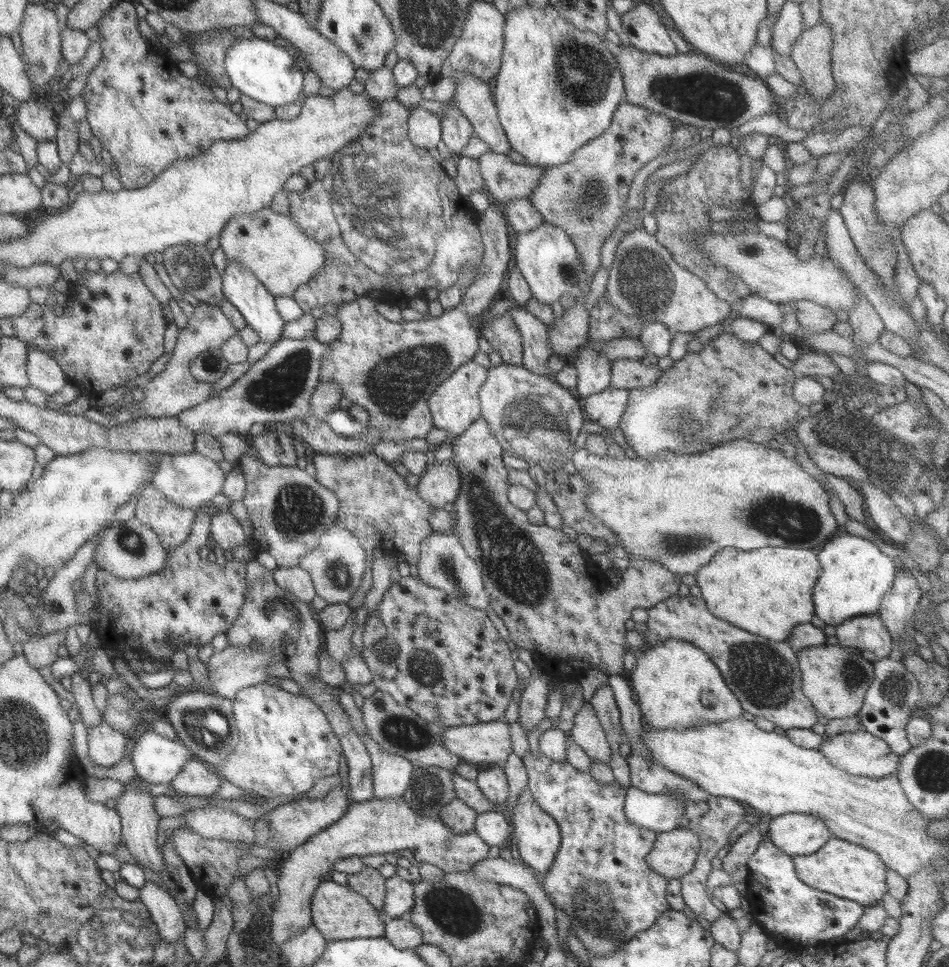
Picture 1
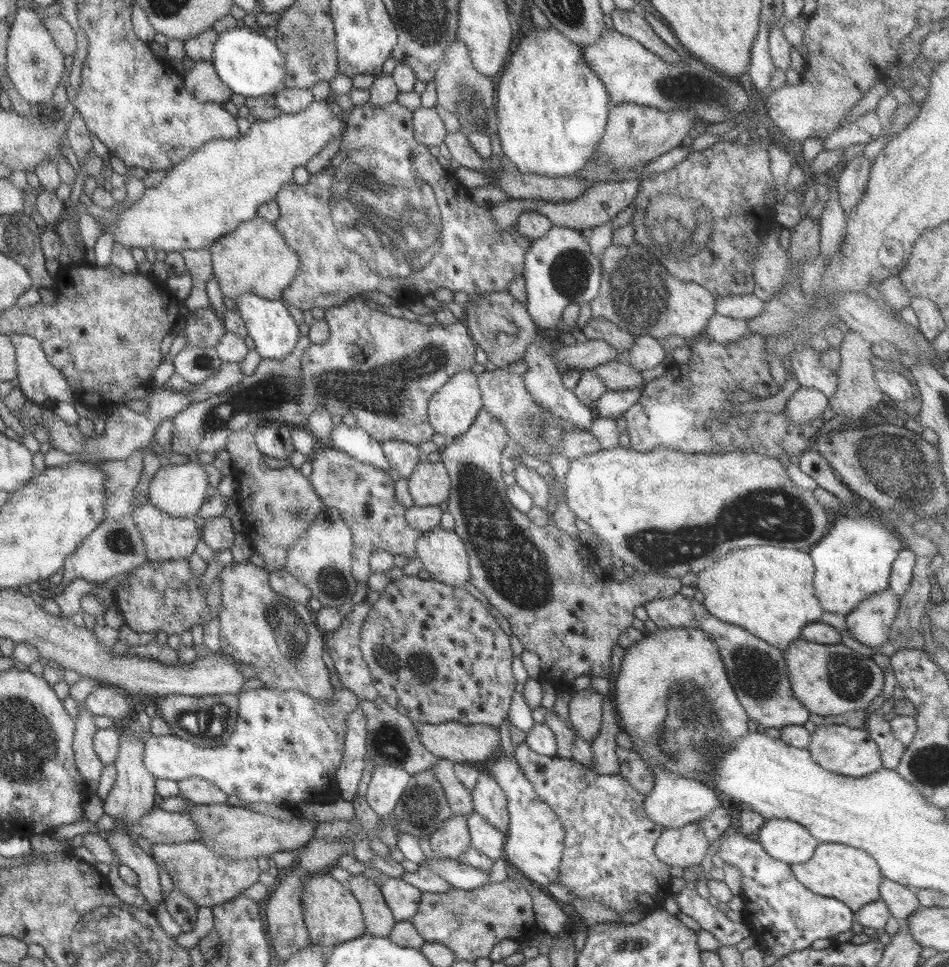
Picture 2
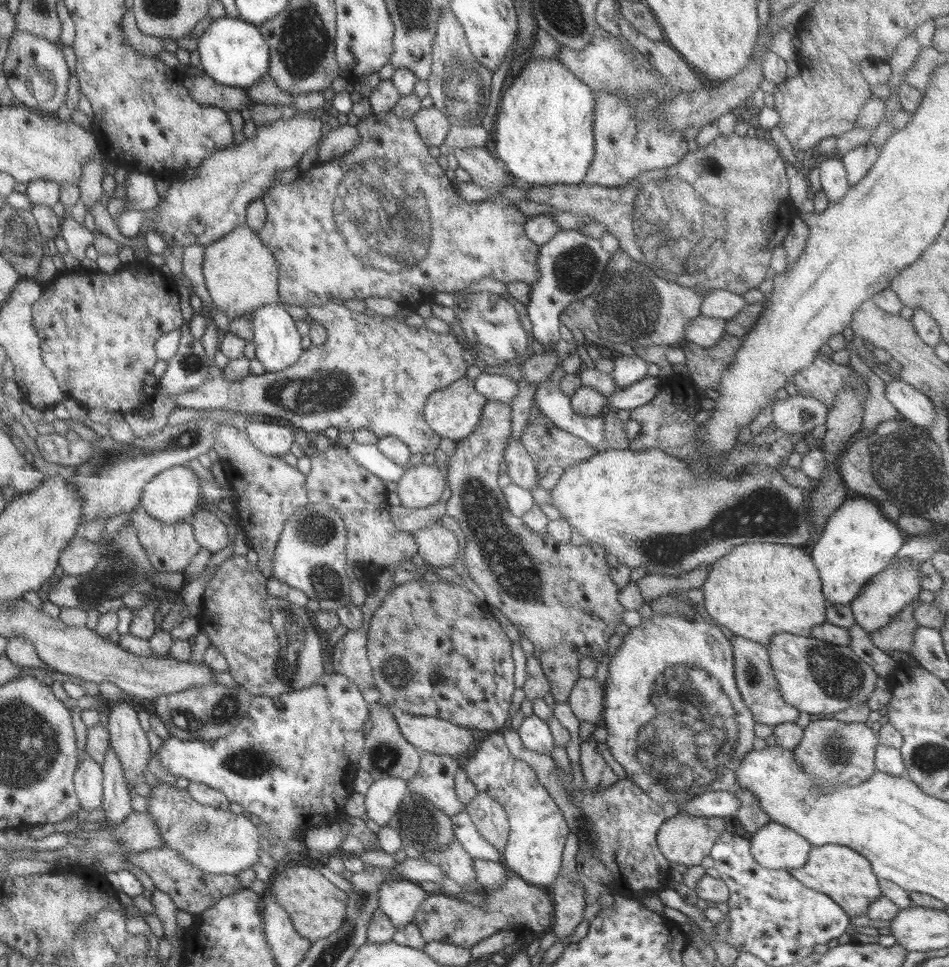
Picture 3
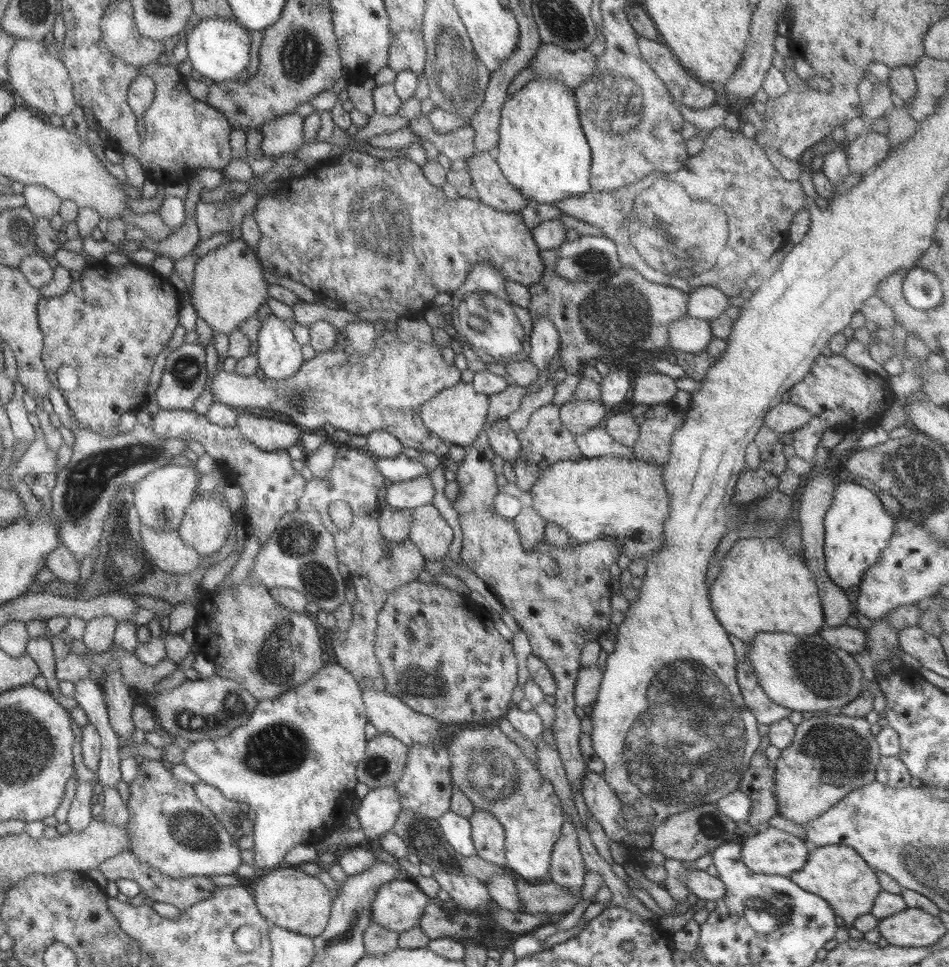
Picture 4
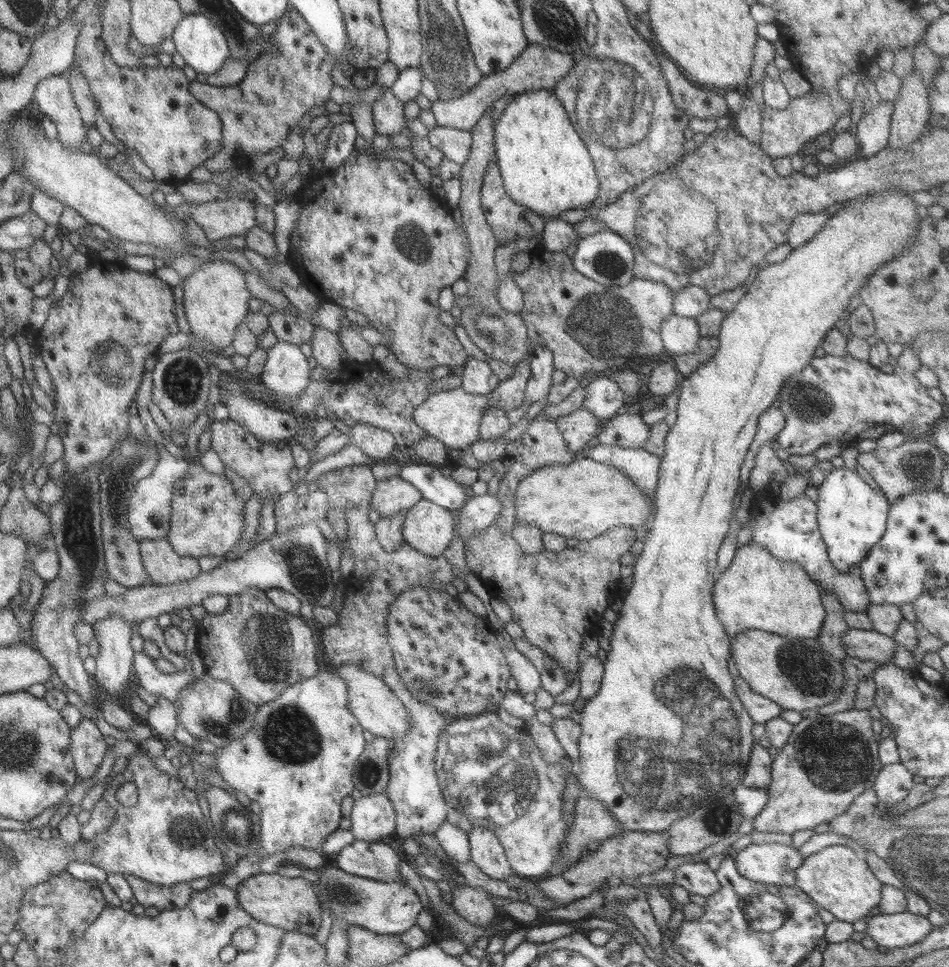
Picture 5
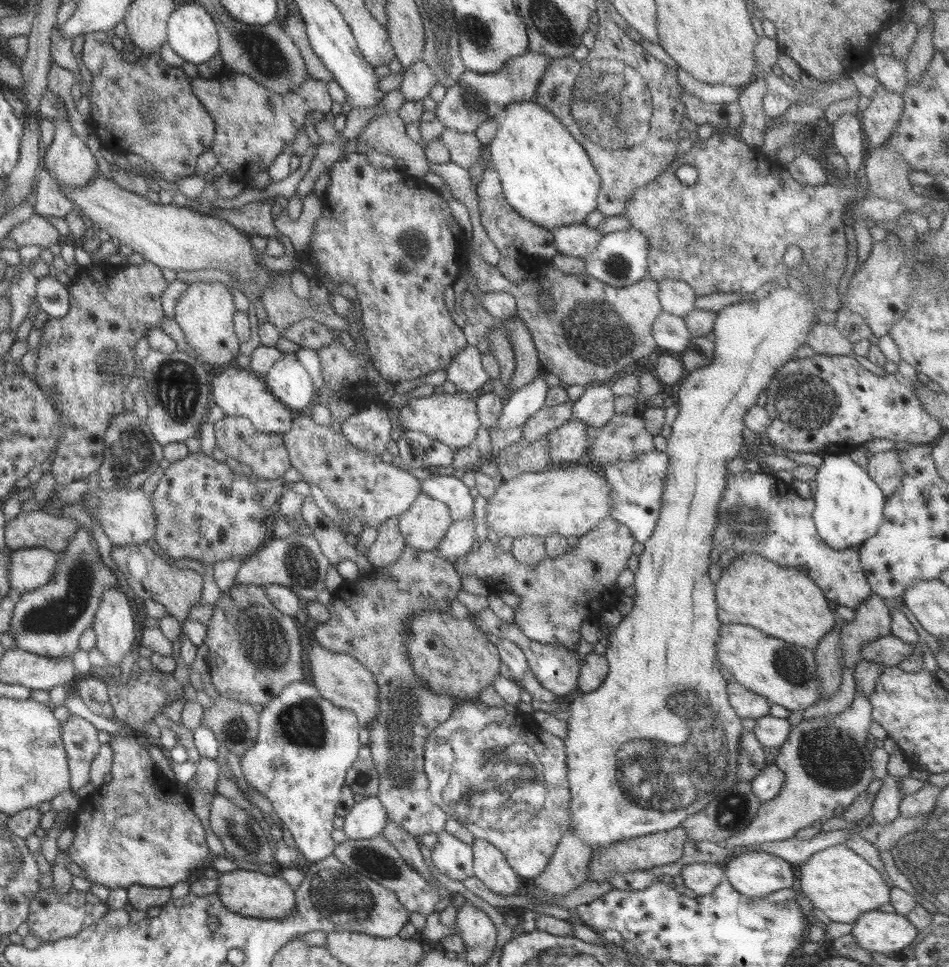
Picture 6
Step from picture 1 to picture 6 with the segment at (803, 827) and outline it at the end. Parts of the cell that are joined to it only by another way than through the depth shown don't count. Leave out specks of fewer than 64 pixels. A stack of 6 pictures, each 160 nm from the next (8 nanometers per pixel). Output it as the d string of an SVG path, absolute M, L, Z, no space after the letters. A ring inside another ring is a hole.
M762 852L736 854L724 871L732 888L751 898L763 898L776 890L792 888L794 882L794 865Z

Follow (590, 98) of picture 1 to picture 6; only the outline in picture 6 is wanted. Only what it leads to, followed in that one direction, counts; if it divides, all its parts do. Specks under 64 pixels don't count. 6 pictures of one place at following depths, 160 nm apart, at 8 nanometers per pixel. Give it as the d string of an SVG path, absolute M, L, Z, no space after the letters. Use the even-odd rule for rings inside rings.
M535 101L508 105L499 116L496 138L490 142L491 168L499 175L503 196L522 217L550 232L562 226L583 224L589 214L597 210L601 177L594 169L588 154L568 129L552 112Z

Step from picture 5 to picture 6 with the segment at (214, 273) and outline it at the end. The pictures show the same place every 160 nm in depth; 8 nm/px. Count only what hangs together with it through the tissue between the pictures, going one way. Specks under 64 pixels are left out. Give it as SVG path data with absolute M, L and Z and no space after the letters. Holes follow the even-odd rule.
M200 280L188 285L175 306L175 320L183 330L189 346L195 349L198 360L214 366L230 366L238 356L238 334L234 334L236 312L228 287L221 282Z

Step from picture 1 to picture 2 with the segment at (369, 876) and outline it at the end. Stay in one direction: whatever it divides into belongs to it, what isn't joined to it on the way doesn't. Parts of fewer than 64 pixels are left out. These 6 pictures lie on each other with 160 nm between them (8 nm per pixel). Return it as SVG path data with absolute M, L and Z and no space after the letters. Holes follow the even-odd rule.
M351 875L349 887L362 905L366 921L366 935L388 937L394 926L395 918L384 900L380 887L374 880L364 875Z

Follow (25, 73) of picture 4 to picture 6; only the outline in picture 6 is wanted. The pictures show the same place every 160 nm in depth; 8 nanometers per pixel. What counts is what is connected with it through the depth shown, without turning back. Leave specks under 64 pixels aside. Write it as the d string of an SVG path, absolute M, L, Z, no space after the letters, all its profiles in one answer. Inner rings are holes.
M64 102L54 117L56 136L45 148L44 169L61 186L84 186L99 175L97 160L70 126L69 110Z

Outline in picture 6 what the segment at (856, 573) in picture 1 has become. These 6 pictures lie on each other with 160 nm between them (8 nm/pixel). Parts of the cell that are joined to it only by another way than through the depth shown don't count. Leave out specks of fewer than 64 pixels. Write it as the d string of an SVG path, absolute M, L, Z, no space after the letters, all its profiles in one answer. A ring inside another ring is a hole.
M849 453L824 455L818 467L815 476L817 488L812 497L815 502L813 521L817 533L836 550L858 548L880 528L887 496L870 478L868 471L852 460Z

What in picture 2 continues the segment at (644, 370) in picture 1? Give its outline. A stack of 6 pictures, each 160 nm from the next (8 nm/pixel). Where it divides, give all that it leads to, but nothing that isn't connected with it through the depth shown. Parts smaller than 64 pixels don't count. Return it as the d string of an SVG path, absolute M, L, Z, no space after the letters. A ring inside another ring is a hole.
M610 361L595 366L591 370L600 377L600 381L610 391L627 391L640 387L645 383L642 373L634 371L634 368L628 362L618 363L617 361Z

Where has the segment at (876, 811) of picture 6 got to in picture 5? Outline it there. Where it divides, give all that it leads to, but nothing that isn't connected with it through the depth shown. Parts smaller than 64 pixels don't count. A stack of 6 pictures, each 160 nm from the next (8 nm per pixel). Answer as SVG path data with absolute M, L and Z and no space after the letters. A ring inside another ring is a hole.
M901 762L887 764L876 775L873 789L887 806L897 804L914 788L914 777Z

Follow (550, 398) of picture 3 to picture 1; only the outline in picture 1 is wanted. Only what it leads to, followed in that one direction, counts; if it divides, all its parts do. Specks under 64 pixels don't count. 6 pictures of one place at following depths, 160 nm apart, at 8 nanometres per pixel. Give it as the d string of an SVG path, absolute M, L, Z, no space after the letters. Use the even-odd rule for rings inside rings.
M515 304L509 311L523 338L521 365L529 372L554 380L546 367L550 356L553 355L547 339L548 326L526 310L524 305Z

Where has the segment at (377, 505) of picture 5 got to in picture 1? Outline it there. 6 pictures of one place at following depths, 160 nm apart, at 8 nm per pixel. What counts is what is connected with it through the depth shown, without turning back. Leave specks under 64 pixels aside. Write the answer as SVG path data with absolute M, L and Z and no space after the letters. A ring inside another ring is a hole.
M435 462L424 469L416 488L422 500L435 508L442 508L448 502L456 500L460 483L460 472L454 463Z

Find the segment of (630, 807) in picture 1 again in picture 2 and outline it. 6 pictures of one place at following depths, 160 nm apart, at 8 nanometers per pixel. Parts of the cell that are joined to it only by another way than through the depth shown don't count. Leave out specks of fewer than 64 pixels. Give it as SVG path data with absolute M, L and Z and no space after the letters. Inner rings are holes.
M653 764L655 785L645 794L643 807L647 817L663 828L680 828L690 823L696 823L702 816L706 816L722 804L719 793L713 786L693 779L688 779L670 772L661 764Z

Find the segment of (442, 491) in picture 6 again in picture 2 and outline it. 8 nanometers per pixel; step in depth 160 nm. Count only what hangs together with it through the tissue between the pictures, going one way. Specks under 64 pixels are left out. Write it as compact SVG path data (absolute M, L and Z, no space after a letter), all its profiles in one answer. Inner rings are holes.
M340 423L338 427L333 427L329 440L336 449L348 453L358 461L363 461L364 464L375 465L384 471L393 470L383 451L382 443L359 426L351 428Z

